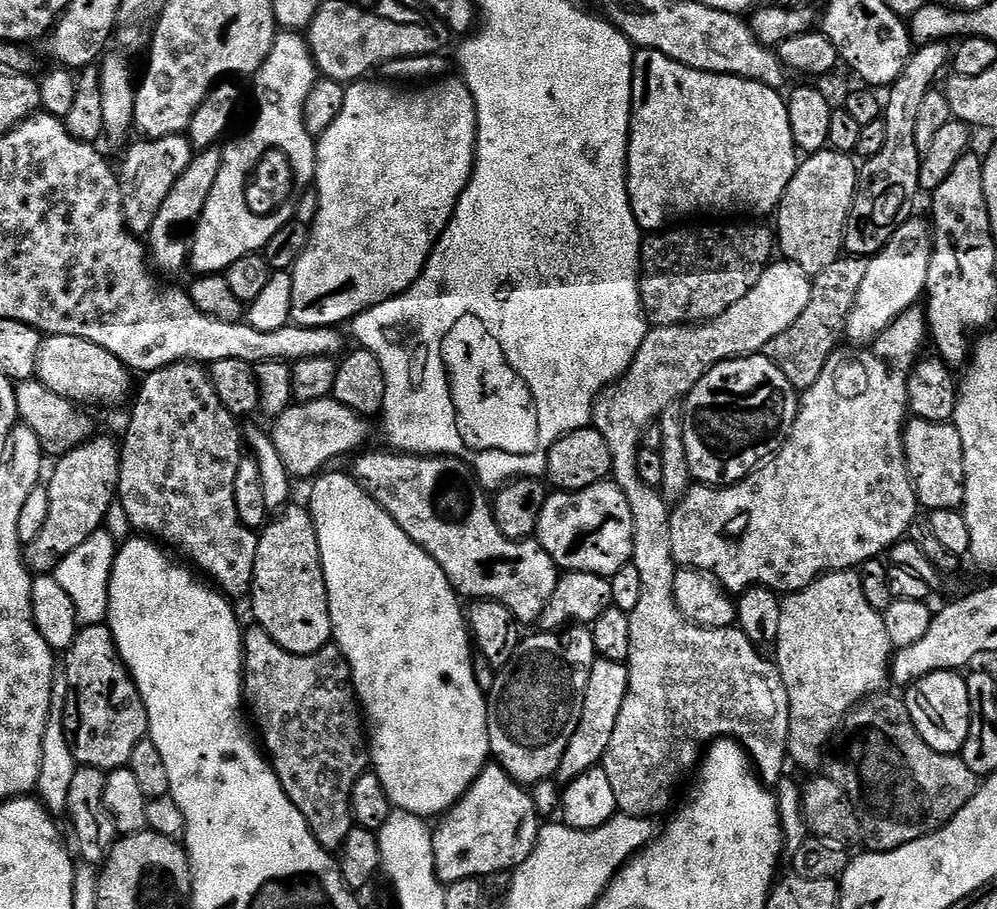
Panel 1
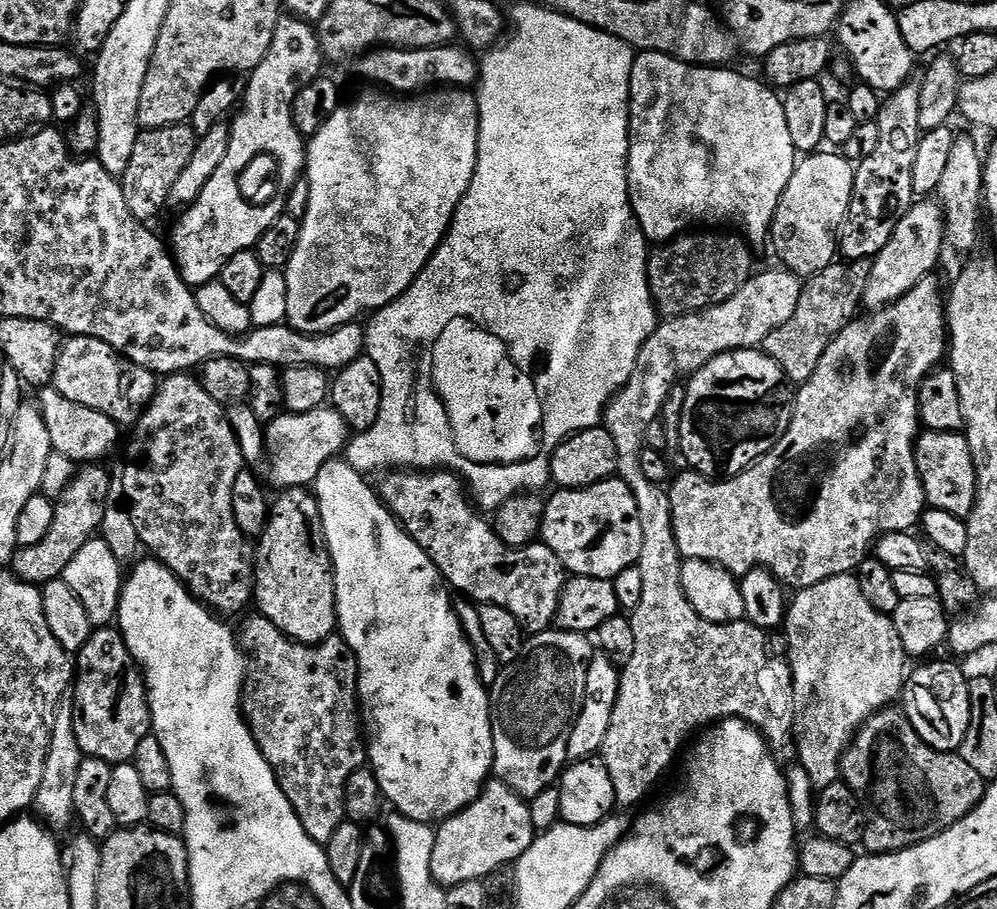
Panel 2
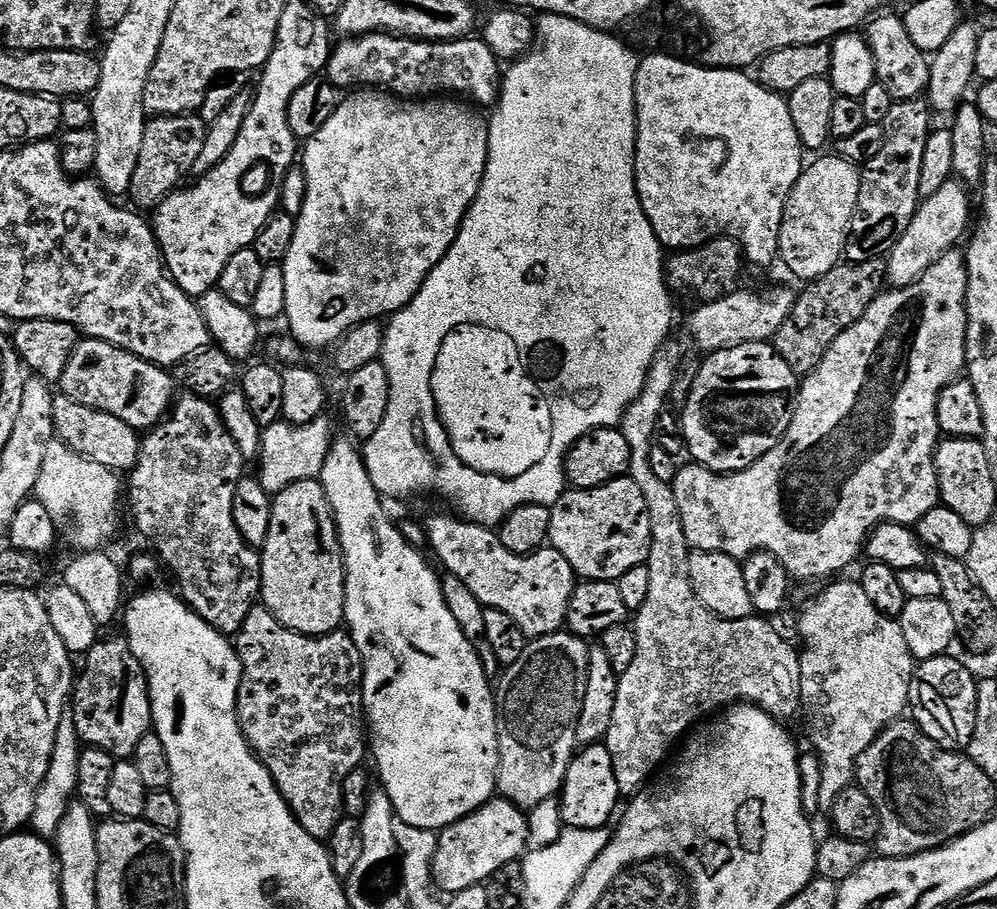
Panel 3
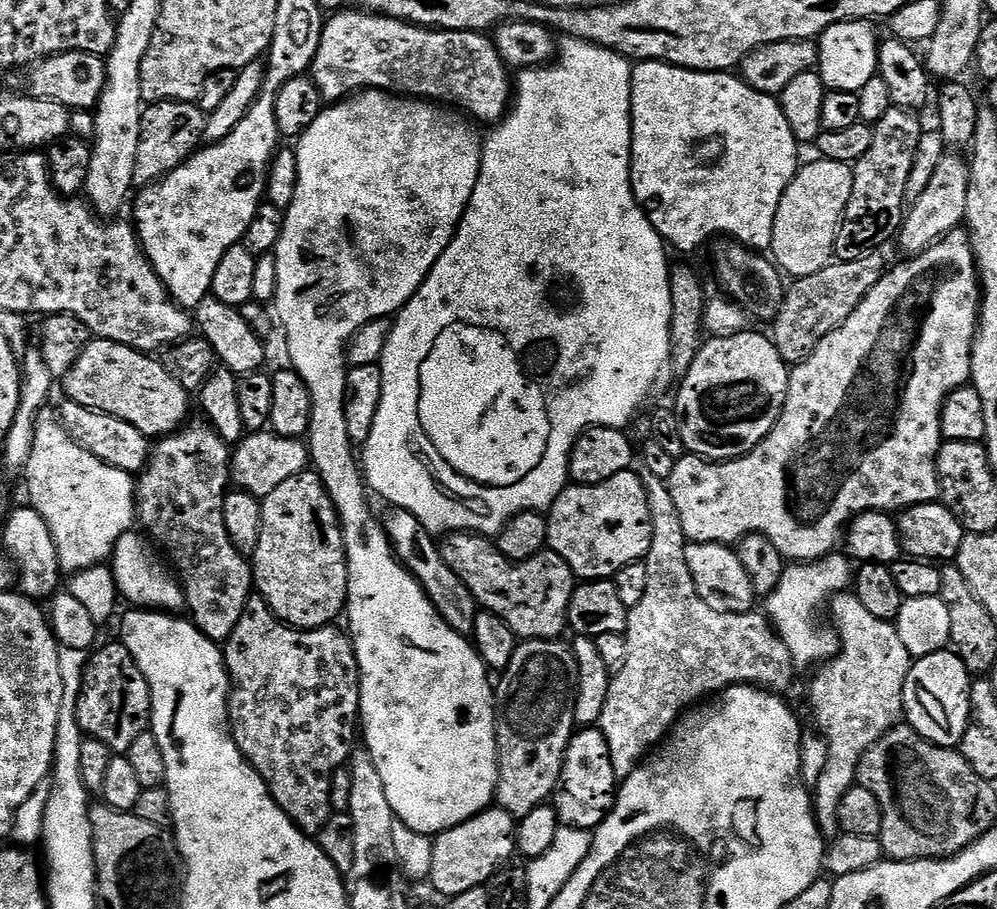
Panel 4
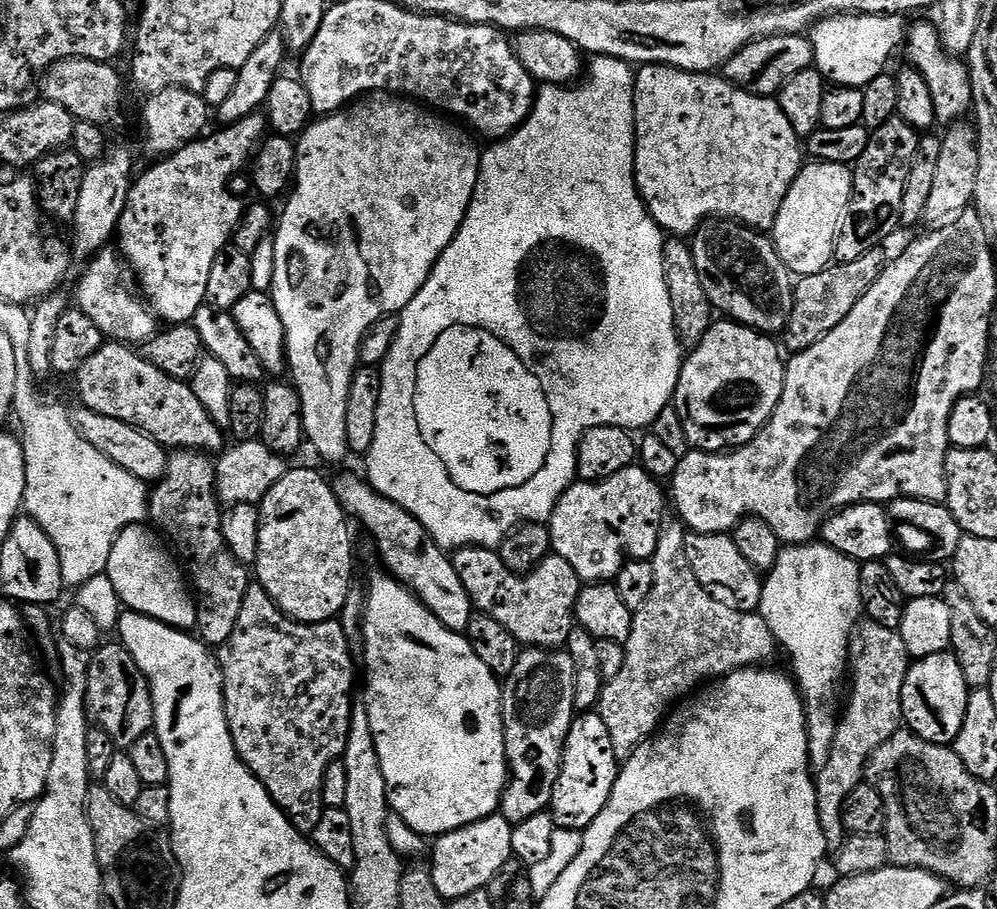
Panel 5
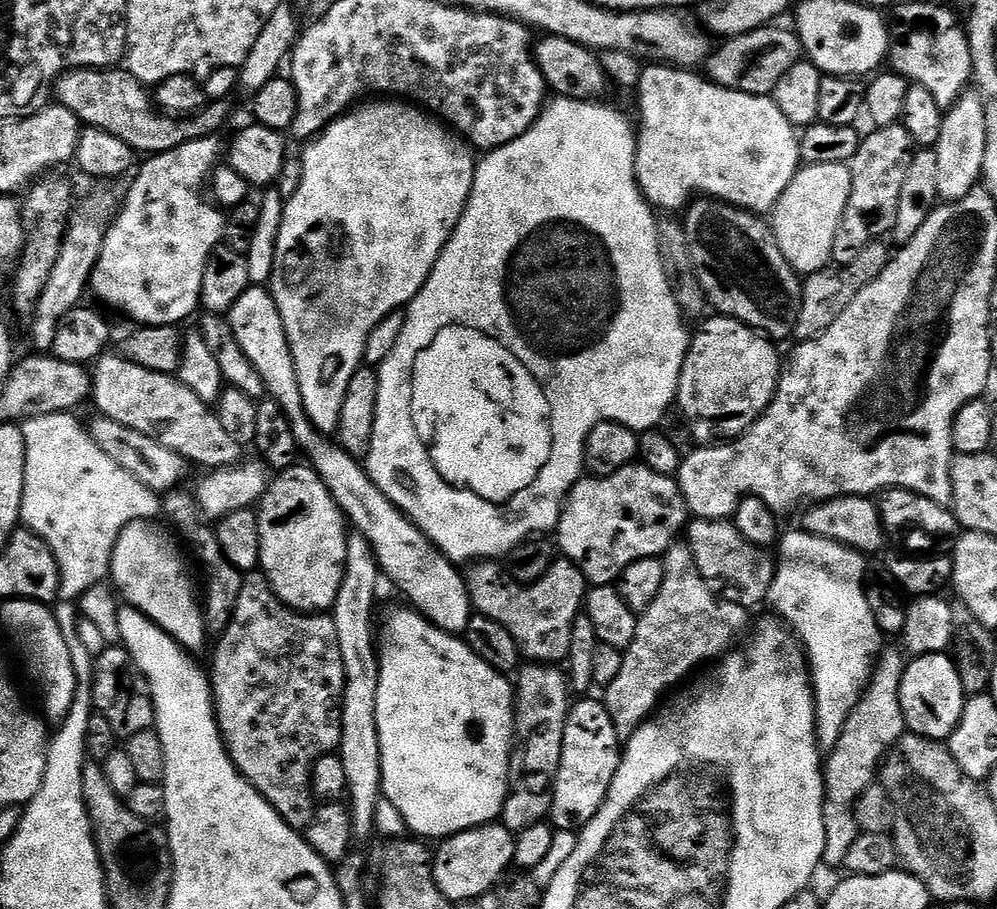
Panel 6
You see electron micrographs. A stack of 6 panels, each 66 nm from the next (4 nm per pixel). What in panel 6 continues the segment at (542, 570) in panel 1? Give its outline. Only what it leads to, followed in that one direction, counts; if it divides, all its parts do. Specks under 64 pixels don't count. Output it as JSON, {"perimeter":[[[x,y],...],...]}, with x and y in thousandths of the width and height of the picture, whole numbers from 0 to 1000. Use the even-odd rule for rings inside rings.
{"perimeter":[[[562,614],[540,640],[522,642],[507,626],[505,629],[502,623],[497,618],[477,618],[470,624],[473,626],[467,629],[467,637],[474,670],[480,677],[495,680],[495,684],[504,684],[504,689],[508,689],[508,693],[516,697],[522,712],[522,721],[527,727],[555,733],[569,727],[574,721],[574,696],[578,693],[578,681],[584,677],[584,670],[588,664],[588,652],[592,647],[586,633],[573,616]]]}

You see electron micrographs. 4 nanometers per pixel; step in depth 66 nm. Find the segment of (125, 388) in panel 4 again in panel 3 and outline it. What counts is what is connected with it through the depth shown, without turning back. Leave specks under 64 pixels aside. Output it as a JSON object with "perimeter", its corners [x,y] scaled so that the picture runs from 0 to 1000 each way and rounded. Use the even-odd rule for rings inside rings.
{"perimeter":[[[81,373],[66,398],[58,419],[59,430],[82,447],[114,455],[126,469],[151,473],[169,457],[174,443],[175,418],[158,400],[151,400],[105,374]]]}

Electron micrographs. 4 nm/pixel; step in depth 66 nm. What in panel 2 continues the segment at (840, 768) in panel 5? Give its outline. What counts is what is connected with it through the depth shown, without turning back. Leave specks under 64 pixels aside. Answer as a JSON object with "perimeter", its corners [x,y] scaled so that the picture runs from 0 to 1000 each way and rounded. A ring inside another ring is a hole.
{"perimeter":[[[855,631],[828,636],[816,645],[801,648],[793,657],[784,695],[790,699],[788,725],[796,750],[796,823],[802,826],[802,840],[811,860],[818,869],[825,869],[844,857],[843,837],[863,800],[878,783],[885,783],[904,769],[913,723],[895,688],[894,677],[877,671],[869,662],[863,639]]]}

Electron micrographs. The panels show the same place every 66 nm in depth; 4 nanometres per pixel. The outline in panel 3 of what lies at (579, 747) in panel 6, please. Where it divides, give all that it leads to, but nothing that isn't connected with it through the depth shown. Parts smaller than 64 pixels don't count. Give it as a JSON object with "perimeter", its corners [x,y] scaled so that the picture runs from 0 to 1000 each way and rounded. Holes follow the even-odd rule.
{"perimeter":[[[599,816],[581,824],[583,827],[566,846],[566,864],[560,871],[563,903],[571,912],[592,911],[605,912],[606,905],[619,892],[618,883],[624,879],[620,860],[614,850],[614,835],[609,822]]]}

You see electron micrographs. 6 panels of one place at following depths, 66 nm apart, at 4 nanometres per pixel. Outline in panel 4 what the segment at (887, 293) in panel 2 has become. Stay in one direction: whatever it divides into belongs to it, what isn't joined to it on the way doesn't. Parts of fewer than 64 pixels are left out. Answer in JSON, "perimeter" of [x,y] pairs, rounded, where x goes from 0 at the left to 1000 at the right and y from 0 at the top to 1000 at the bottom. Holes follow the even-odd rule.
{"perimeter":[[[948,169],[945,178],[941,178],[941,187],[937,187],[937,196],[933,196],[933,205],[920,220],[914,221],[910,230],[907,245],[903,248],[901,265],[907,279],[928,277],[934,268],[938,268],[951,255],[967,246],[969,235],[969,209],[971,208],[971,176],[968,173]]]}

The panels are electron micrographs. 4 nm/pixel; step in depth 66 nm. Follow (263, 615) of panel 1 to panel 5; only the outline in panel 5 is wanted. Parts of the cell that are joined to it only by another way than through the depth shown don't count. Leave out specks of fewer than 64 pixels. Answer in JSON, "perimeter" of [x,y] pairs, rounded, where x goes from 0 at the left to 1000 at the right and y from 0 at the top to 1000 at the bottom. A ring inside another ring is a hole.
{"perimeter":[[[290,514],[285,525],[275,530],[259,558],[261,582],[255,622],[256,637],[290,682],[298,682],[300,686],[322,686],[338,681],[345,664],[351,660],[349,650],[353,647],[353,590],[349,586],[350,569],[339,552],[336,536],[330,529],[328,532],[313,515]]]}

